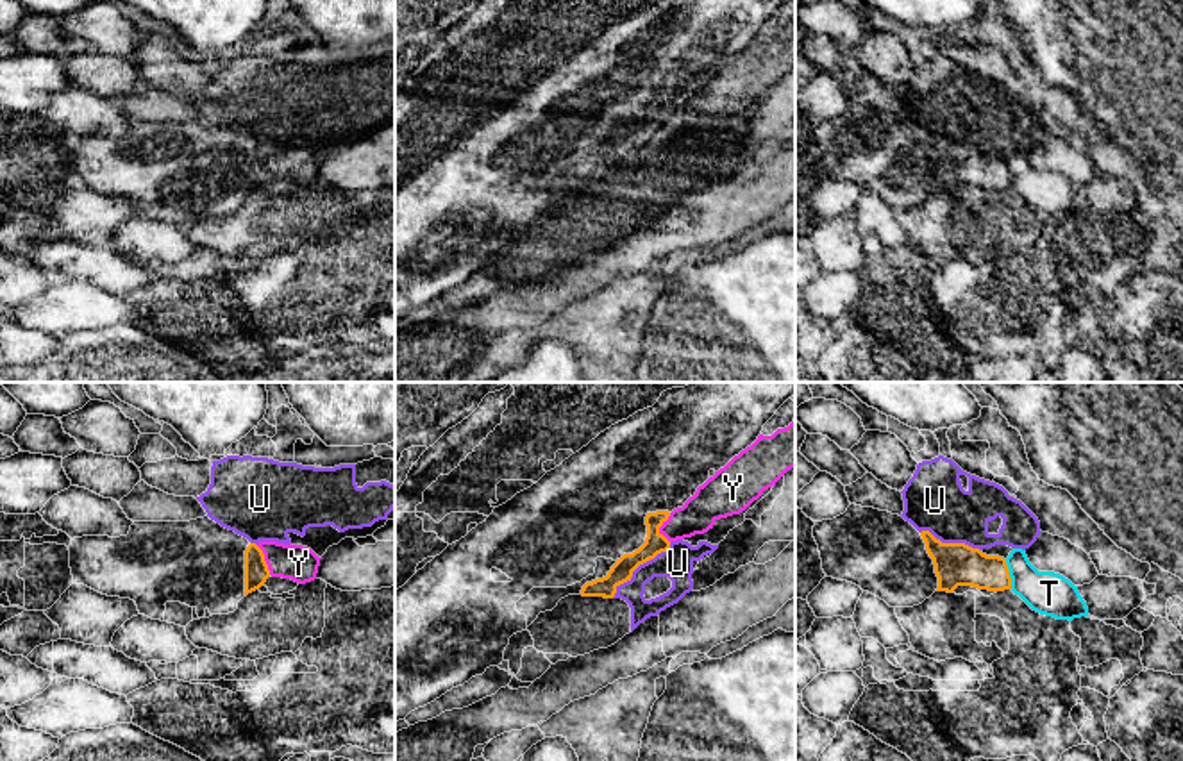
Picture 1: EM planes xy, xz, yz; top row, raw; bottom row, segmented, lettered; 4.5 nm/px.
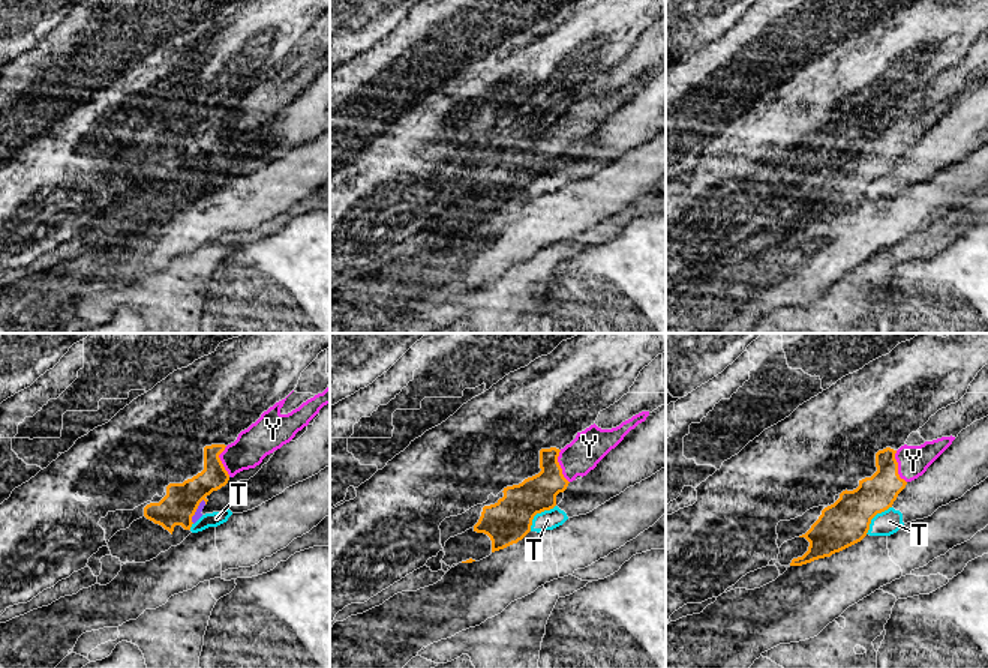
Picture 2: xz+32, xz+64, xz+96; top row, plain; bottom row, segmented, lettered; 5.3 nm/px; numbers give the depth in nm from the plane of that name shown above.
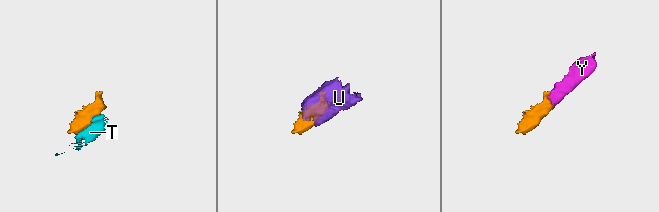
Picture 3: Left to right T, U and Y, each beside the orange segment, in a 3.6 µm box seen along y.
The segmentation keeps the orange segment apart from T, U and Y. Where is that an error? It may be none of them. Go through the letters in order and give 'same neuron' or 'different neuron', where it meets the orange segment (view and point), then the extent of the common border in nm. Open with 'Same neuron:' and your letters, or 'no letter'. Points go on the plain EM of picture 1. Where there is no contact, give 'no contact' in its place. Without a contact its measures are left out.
Same neuron: Y
T: different neuron; meets orange in yz at (1008, 174); contact 140 nm long
U: different neuron; meets orange in xz at (638, 165); contact 360 nm long
Y: same neuron; meets orange in xz at (660, 125); contact 140 nm long

